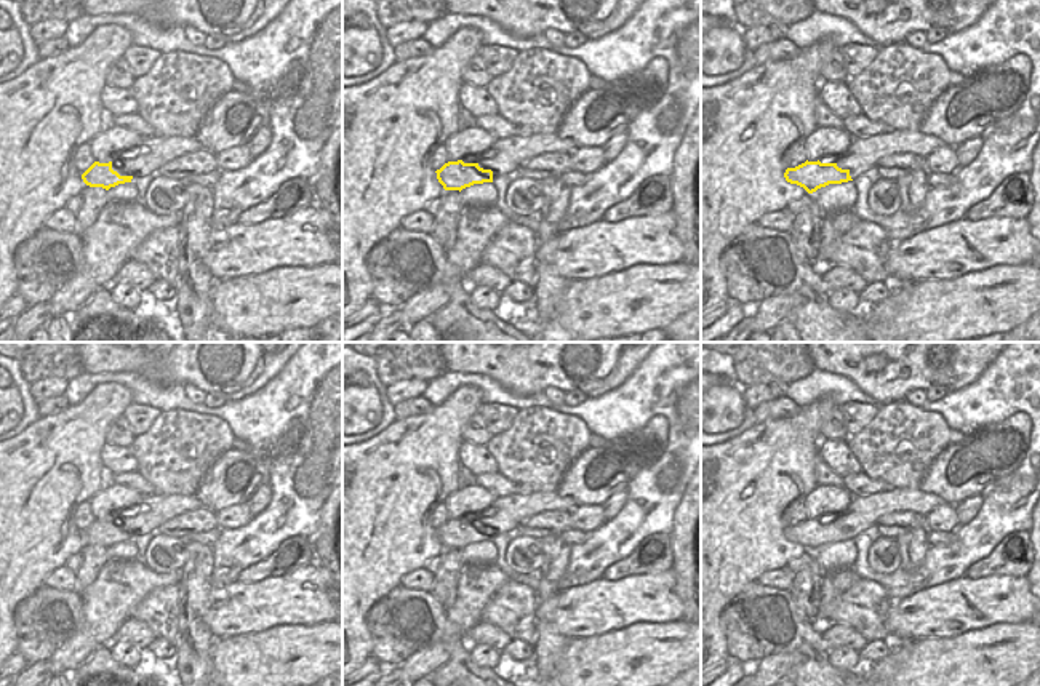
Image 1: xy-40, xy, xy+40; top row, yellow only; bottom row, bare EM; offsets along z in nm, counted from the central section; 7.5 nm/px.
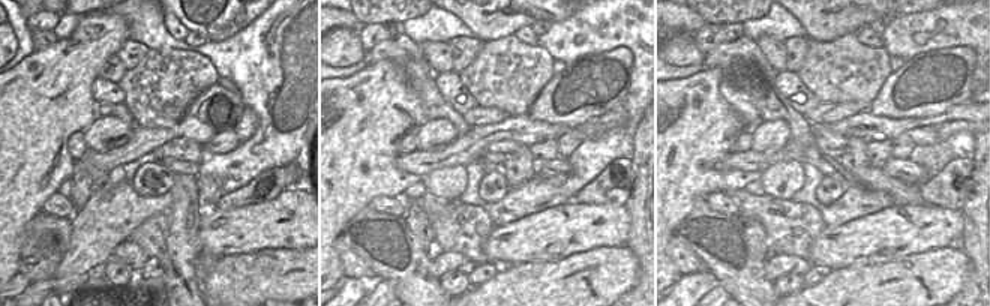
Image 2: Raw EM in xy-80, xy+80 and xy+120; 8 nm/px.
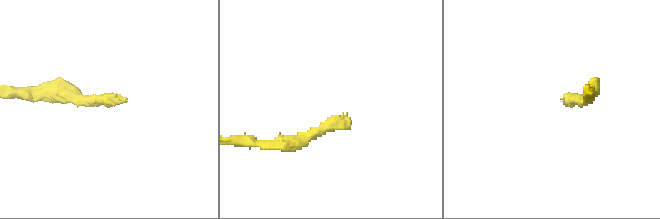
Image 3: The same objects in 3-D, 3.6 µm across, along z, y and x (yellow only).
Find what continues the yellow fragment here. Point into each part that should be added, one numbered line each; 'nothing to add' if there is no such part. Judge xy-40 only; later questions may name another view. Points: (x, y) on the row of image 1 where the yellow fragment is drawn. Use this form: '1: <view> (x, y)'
1: xy-40 (152, 154)

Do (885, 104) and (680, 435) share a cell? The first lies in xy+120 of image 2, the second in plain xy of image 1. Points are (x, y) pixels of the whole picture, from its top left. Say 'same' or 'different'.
different

